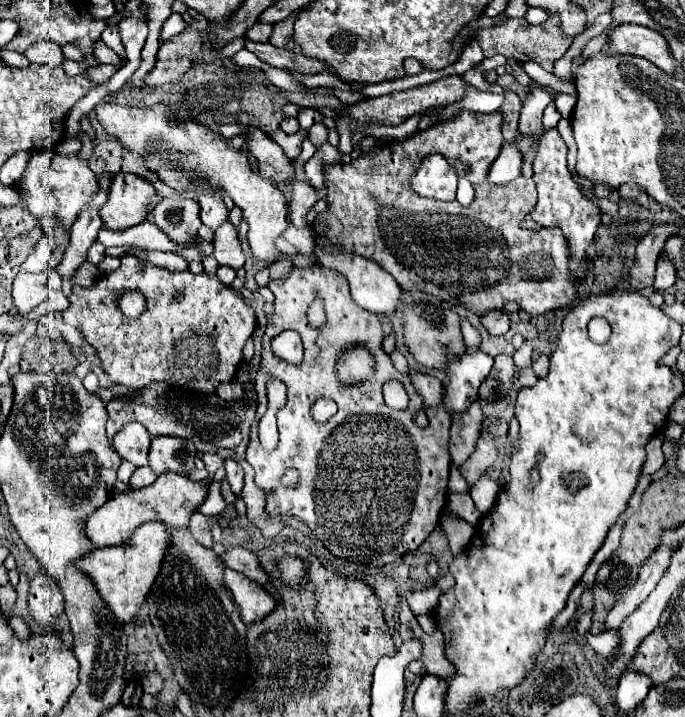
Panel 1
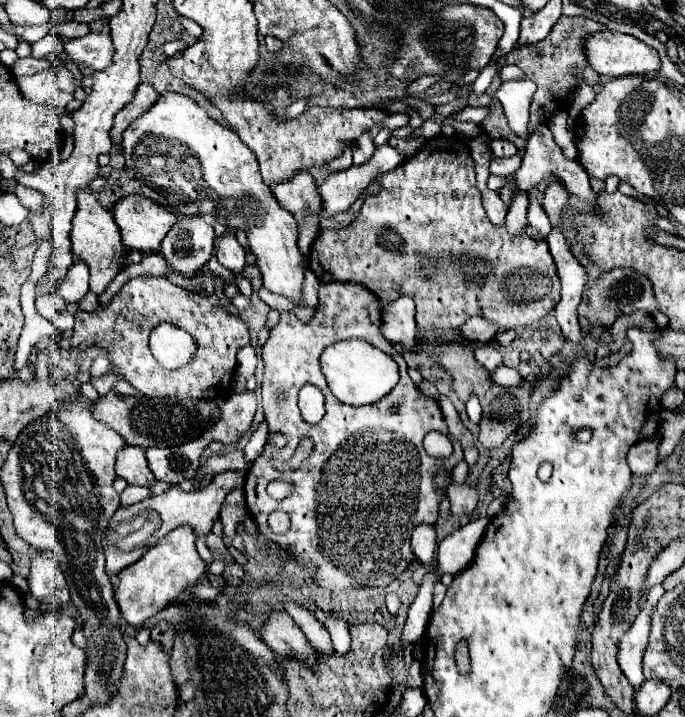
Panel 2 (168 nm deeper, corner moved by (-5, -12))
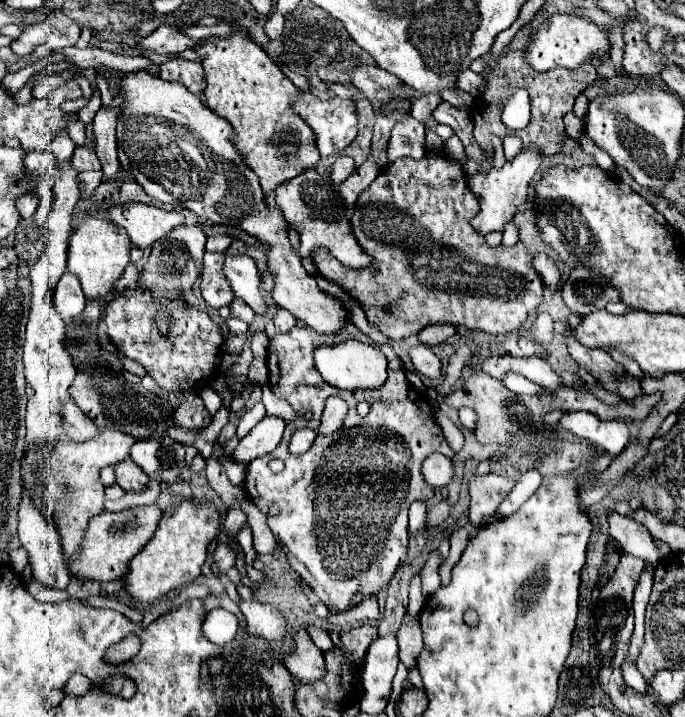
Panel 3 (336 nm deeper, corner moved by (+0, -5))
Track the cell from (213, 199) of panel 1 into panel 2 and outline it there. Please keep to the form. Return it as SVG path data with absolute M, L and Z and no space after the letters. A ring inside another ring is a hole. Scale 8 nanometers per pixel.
M223 234L219 240L219 246L215 248L215 256L221 266L231 270L233 274L243 272L245 268L245 248L237 242L233 234Z

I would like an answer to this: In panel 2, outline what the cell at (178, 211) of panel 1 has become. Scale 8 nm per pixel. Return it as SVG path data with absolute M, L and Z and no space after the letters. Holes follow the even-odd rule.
M201 216L183 218L163 238L161 254L177 274L195 278L195 274L209 262L213 254L213 240L213 226Z

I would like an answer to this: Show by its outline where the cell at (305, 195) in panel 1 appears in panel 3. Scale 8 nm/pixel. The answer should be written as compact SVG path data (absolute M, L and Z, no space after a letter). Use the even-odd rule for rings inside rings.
M338 157L336 163L332 165L332 171L330 171L330 181L334 187L340 187L352 173L354 173L356 165L354 165L354 159L352 157Z

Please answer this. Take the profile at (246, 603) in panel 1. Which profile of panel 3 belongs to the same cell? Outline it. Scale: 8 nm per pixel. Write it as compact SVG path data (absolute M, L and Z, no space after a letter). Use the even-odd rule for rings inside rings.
M304 627L294 633L294 651L284 655L284 665L300 681L316 681L326 673L324 653L312 643Z

